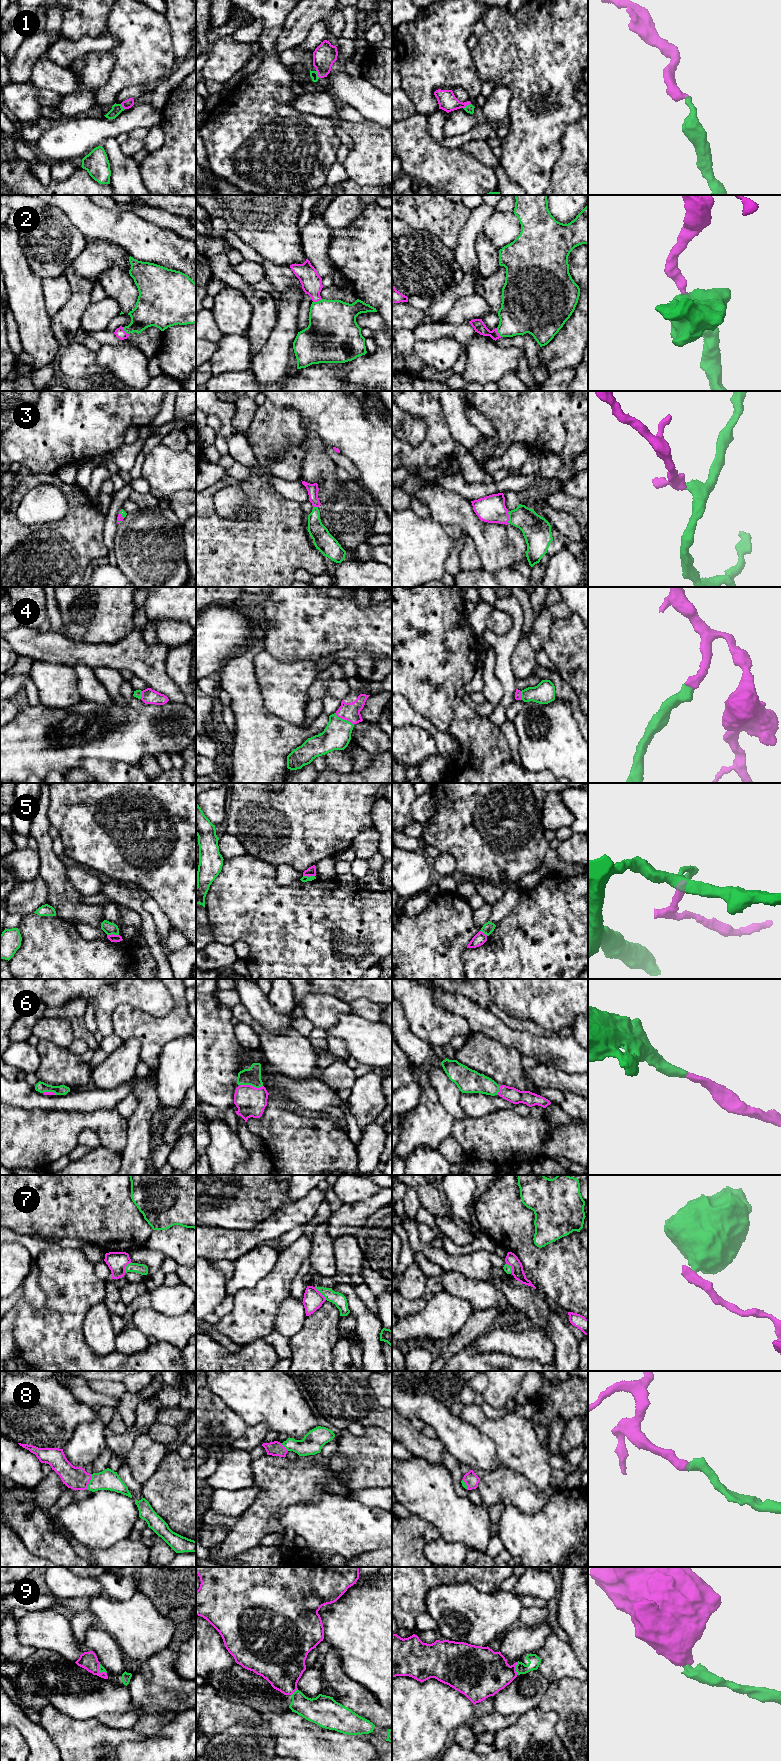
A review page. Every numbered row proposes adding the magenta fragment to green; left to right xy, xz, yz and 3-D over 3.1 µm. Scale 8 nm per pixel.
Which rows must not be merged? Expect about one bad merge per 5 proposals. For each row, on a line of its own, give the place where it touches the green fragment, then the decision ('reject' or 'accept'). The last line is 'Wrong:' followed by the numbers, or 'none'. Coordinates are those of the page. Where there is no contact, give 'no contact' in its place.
1: contact yz (467, 105); accept
2: contact xz (318, 301); accept
3: contact yz (509, 517); accept
4: contact xz (343, 719); accept
5: contact xy (112, 933); reject
6: contact xz (251, 1085); accept
7: contact xz (320, 1292); reject
8: contact xy (90, 1481); accept
9: contact yz (516, 1668); accept
Wrong: 5, 7

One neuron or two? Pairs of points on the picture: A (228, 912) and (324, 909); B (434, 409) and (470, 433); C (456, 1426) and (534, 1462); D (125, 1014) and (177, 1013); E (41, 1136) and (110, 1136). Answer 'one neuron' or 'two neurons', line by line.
A: one neuron
B: two neurons
C: two neurons
D: one neuron
E: one neuron

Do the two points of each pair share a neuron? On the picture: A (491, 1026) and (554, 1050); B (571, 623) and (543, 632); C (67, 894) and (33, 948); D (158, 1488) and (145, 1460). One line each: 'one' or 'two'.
A: one
B: two
C: two
D: two

